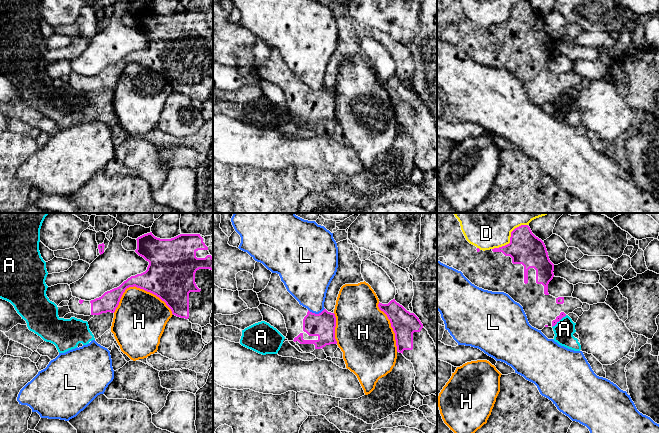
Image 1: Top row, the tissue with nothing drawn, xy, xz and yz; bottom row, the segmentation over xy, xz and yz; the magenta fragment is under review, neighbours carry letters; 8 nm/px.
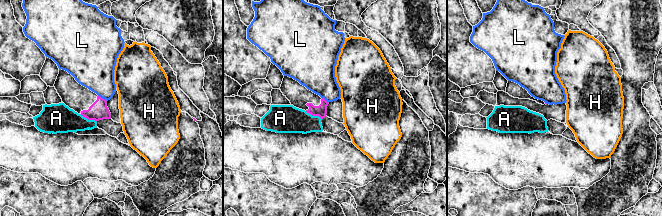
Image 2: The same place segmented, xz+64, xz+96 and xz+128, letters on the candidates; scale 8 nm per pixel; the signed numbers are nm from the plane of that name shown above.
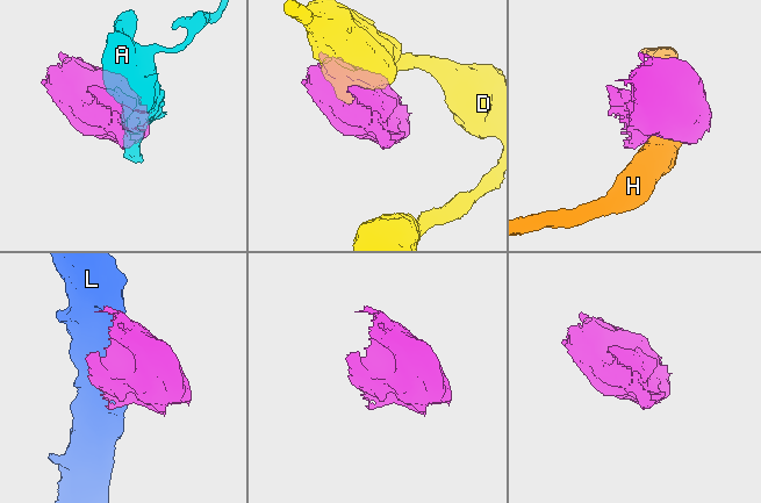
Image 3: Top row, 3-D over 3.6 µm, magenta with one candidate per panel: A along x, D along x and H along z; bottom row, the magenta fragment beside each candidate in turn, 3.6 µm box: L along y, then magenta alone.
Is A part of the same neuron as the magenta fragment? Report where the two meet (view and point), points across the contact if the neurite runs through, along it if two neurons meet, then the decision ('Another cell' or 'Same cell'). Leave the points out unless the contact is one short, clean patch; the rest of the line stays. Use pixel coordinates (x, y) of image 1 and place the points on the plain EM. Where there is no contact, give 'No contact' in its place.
Touches magenta at yz (559, 96). Boundary: yz (566, 91), (552, 103). Another cell

